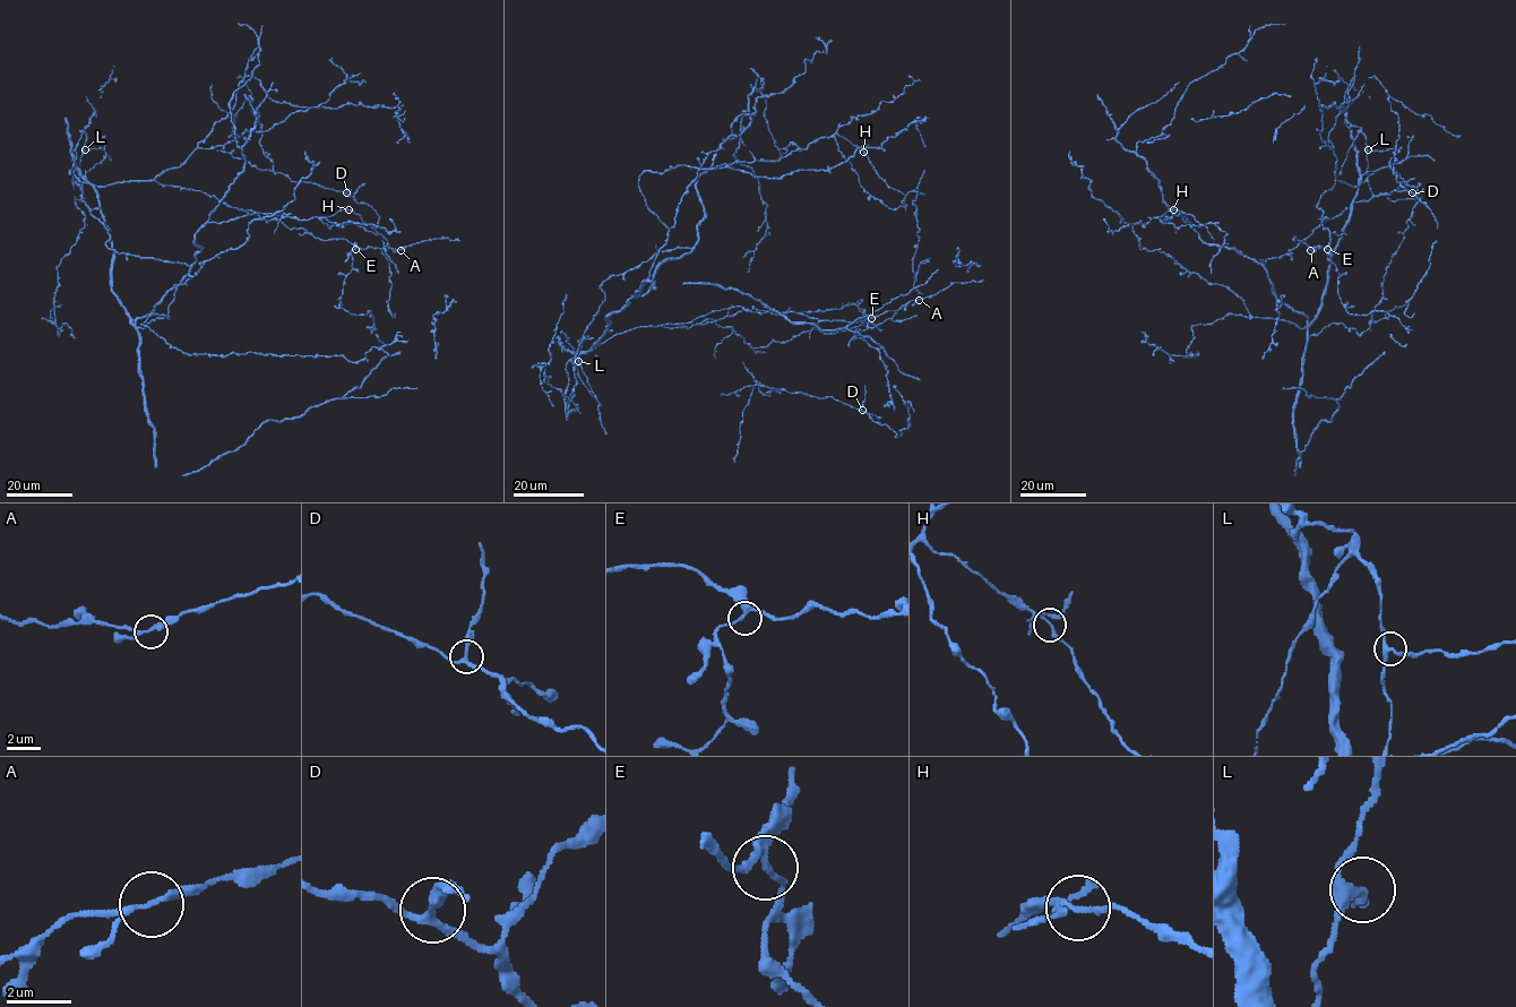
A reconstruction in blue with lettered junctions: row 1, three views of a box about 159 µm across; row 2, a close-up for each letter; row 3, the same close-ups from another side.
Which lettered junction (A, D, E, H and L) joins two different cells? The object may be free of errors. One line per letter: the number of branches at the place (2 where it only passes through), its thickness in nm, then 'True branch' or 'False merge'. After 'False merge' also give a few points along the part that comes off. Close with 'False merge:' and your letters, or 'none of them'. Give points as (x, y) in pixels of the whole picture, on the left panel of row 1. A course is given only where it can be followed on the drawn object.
A: Branches: 3. Thickness 170 nm. True branch
D: Branches: 3. Thickness 200 nm. True branch
E: Branches: 3. Thickness 240 nm. True branch
H: Branches: 3. Thickness 150 nm. True branch
L: Branches: 3. Thickness 240 nm. True branch
False merge: none of them

